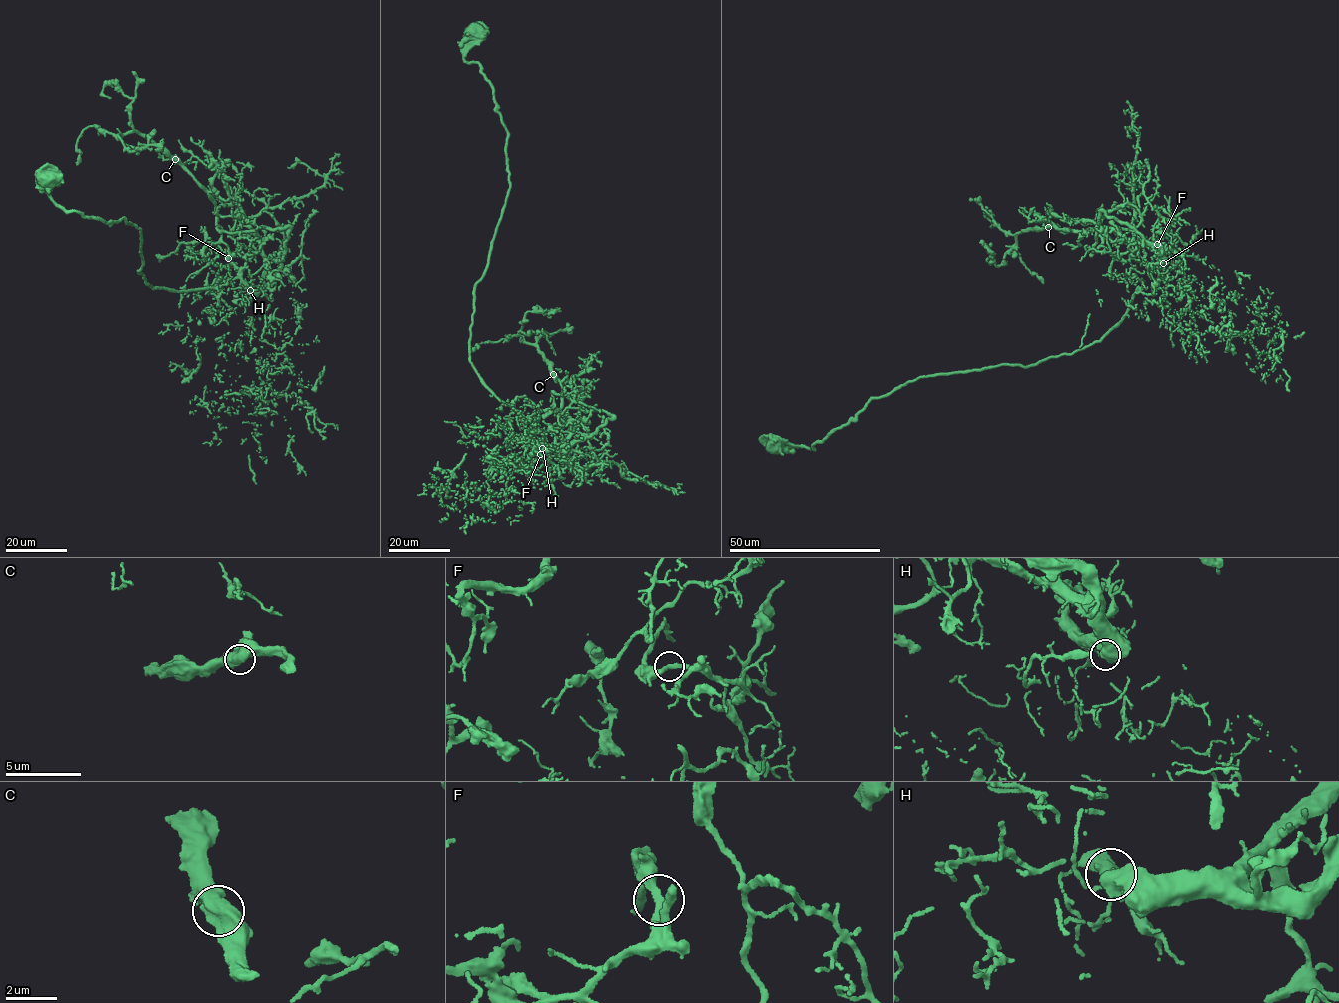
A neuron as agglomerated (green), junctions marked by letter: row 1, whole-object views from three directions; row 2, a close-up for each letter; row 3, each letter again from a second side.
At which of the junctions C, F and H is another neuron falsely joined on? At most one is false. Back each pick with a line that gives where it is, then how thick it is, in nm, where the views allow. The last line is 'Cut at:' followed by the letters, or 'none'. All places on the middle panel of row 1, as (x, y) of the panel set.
Cut at: none

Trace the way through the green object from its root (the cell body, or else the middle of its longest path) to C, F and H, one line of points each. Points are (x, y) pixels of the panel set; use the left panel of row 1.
C: (47, 177), (66, 211), (139, 228), (139, 270), (154, 289), (213, 288), (228, 271), (215, 204), (174, 159)
F: (47, 177), (66, 211), (139, 228), (154, 289), (218, 286), (219, 226), (265, 259), (259, 289), (229, 257)
H: (47, 177), (66, 211), (139, 228), (154, 289), (218, 286), (219, 226), (265, 259), (250, 290)

